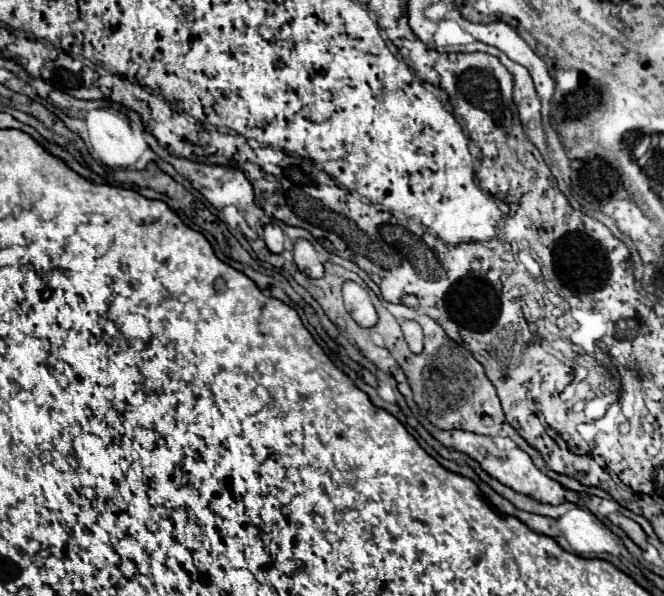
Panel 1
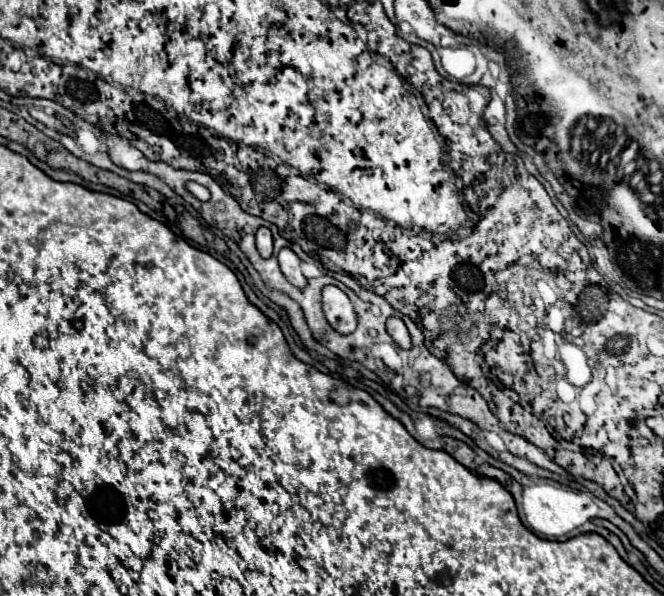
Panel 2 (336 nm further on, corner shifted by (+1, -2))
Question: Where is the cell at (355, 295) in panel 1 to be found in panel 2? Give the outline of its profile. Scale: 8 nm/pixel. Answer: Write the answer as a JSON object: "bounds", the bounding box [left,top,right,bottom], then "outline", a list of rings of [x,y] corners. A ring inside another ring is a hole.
{"bounds":[322,285,356,335],"outline":[[[334,285],[322,289],[322,311],[332,329],[340,335],[348,335],[356,329],[356,311],[344,291]]]}

